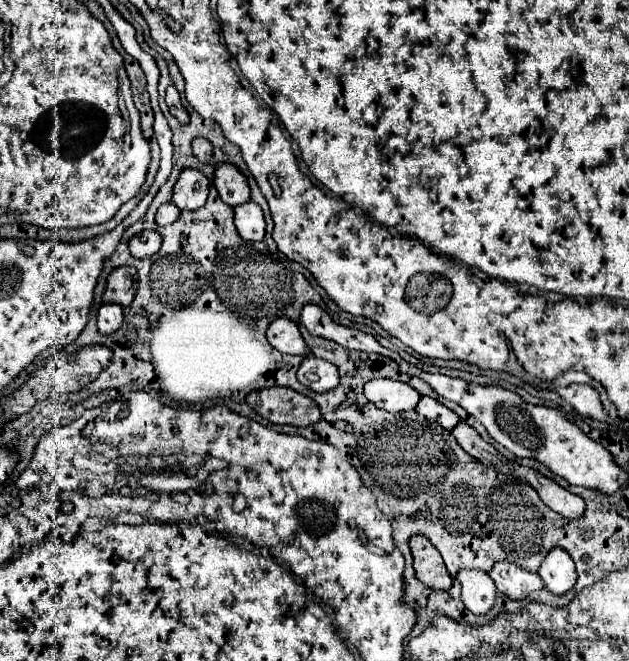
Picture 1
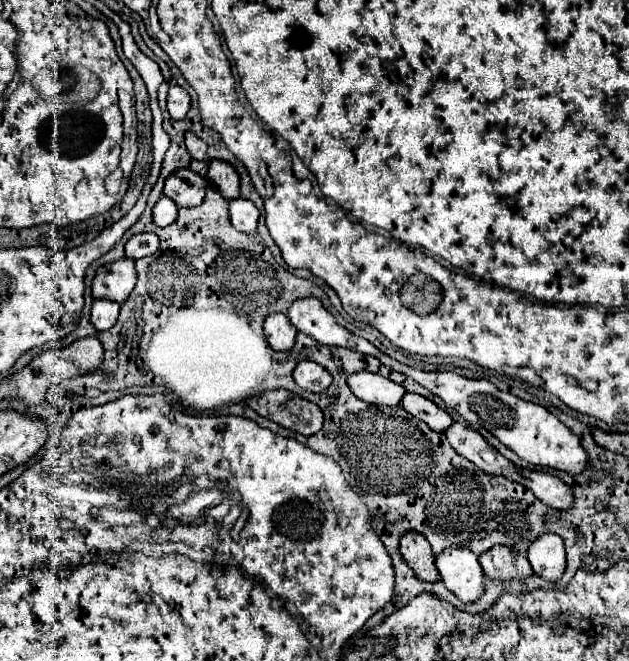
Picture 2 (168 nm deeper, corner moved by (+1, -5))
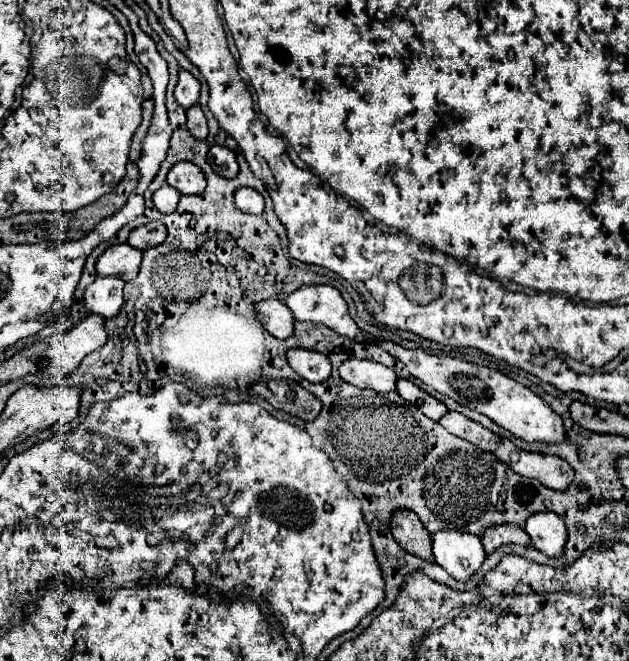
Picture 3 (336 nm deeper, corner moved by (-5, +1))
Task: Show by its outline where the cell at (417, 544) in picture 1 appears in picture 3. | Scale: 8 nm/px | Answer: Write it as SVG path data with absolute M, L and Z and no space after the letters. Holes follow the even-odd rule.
M396 510L390 520L390 532L394 540L410 554L424 560L434 560L432 538L412 510Z

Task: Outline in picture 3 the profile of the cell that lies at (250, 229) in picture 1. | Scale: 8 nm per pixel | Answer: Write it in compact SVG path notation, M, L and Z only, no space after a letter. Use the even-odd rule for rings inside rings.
M238 188L234 192L234 200L236 200L238 210L242 210L246 214L260 216L264 212L264 198L252 188Z

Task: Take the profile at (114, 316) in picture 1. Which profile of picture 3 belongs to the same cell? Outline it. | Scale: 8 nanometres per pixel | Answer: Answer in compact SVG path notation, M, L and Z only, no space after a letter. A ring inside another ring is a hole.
M98 276L84 290L84 304L90 312L96 312L104 318L112 318L118 314L124 298L122 298L124 280L118 276Z

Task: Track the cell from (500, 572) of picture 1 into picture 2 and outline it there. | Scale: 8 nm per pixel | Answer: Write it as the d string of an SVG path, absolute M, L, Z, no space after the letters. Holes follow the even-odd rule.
M494 546L480 556L484 574L490 580L510 582L510 580L528 580L534 572L524 554L518 554L506 546Z

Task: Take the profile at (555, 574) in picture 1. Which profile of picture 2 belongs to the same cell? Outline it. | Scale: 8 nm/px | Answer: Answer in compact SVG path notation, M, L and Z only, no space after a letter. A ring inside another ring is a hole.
M544 534L534 540L526 558L532 564L534 574L550 582L558 582L566 570L564 542L556 534Z

